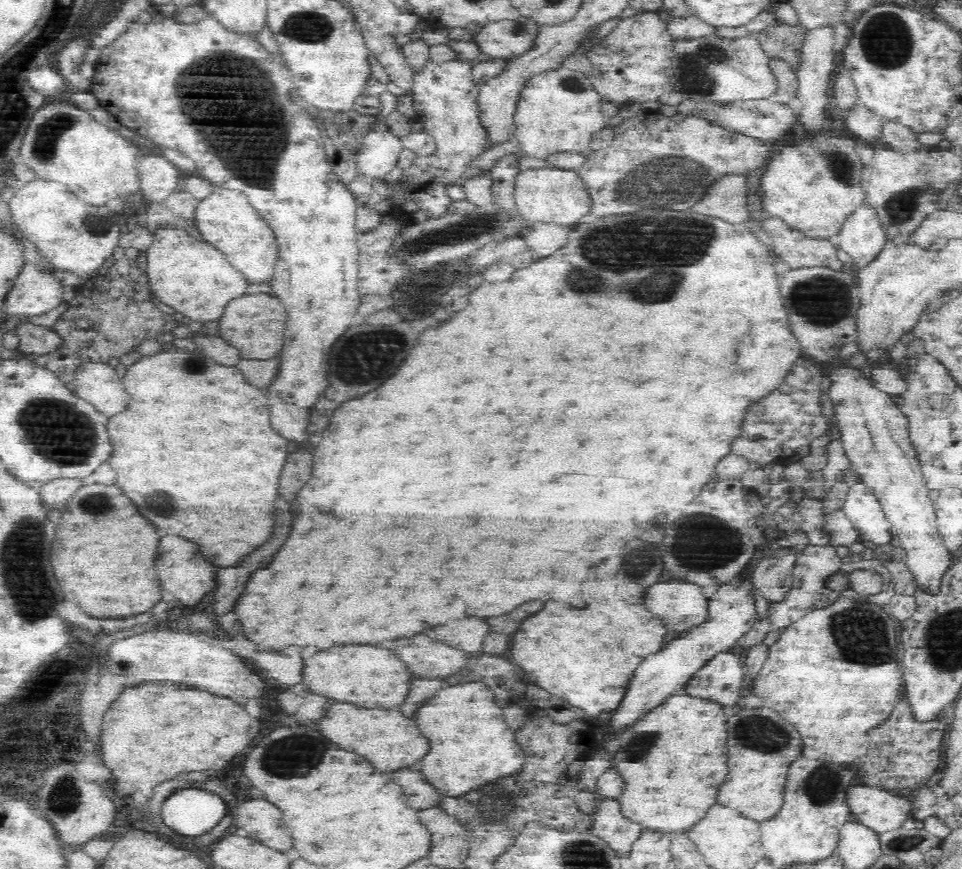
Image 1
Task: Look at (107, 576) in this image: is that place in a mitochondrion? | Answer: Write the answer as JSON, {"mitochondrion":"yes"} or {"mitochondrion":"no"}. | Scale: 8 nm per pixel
{"mitochondrion":"no"}

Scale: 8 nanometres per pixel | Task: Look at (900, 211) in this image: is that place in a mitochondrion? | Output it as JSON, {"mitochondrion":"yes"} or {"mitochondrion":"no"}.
{"mitochondrion":"yes"}

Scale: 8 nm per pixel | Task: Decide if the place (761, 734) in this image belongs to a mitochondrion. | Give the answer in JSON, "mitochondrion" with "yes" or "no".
{"mitochondrion":"yes"}

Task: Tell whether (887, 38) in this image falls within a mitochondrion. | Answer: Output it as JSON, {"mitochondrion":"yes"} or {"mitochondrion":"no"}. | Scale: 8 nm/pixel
{"mitochondrion":"yes"}

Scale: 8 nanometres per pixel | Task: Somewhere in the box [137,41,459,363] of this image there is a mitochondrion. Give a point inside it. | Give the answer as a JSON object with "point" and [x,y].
{"point":[256,157]}

